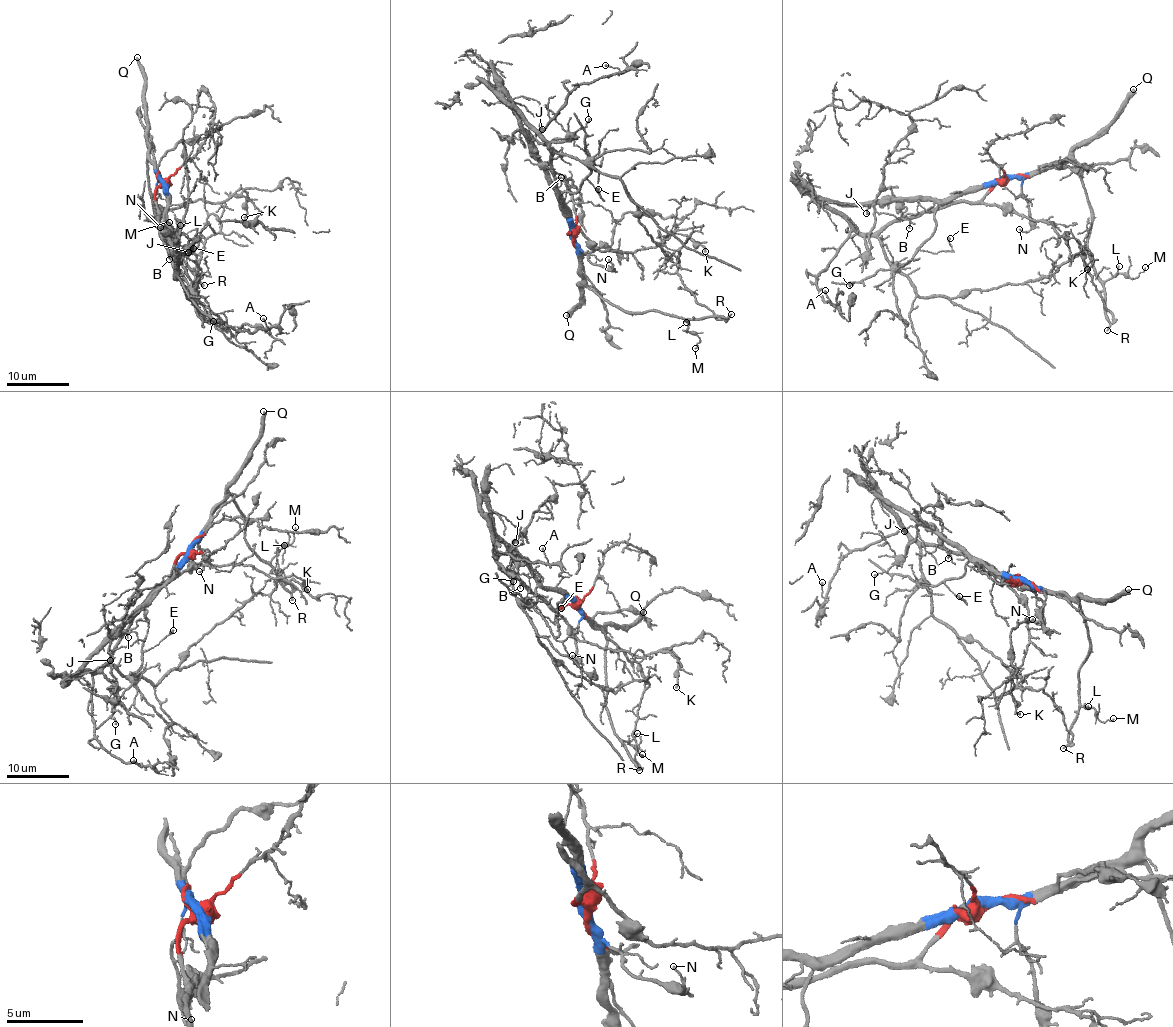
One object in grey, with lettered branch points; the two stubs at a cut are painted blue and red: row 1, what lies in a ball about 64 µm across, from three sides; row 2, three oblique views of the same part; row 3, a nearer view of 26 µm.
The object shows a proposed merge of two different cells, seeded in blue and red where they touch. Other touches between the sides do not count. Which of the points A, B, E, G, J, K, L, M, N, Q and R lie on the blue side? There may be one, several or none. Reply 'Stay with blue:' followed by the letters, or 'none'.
Stay with blue: E, G, L, M, N, Q, R

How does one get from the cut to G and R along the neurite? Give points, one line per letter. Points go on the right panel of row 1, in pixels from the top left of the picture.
G: (1005, 178), (973, 187), (938, 206), (936, 227), (910, 260), (849, 286)
R: (1005, 178), (1022, 176), (1061, 162), (1077, 165), (1090, 208), (1087, 248), (1105, 295), (1107, 330)

